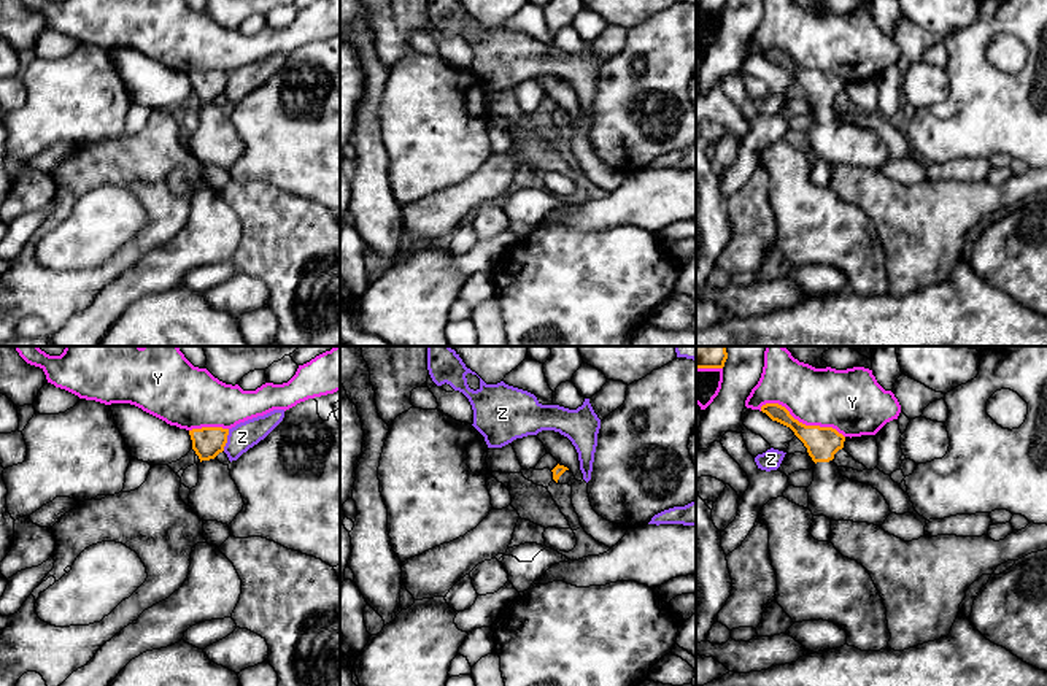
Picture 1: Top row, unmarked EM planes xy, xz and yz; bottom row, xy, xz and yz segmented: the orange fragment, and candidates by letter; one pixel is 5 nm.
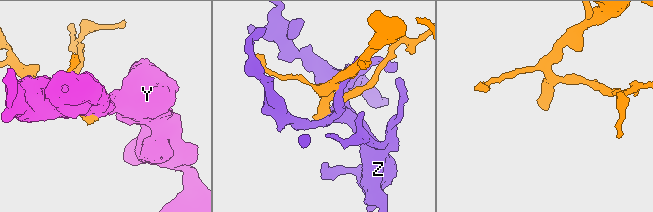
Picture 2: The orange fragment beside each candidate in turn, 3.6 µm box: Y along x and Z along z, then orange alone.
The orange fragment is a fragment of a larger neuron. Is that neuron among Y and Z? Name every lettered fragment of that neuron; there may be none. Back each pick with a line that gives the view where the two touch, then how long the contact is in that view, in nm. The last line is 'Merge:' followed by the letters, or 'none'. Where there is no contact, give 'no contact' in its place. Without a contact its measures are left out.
Merge: none

